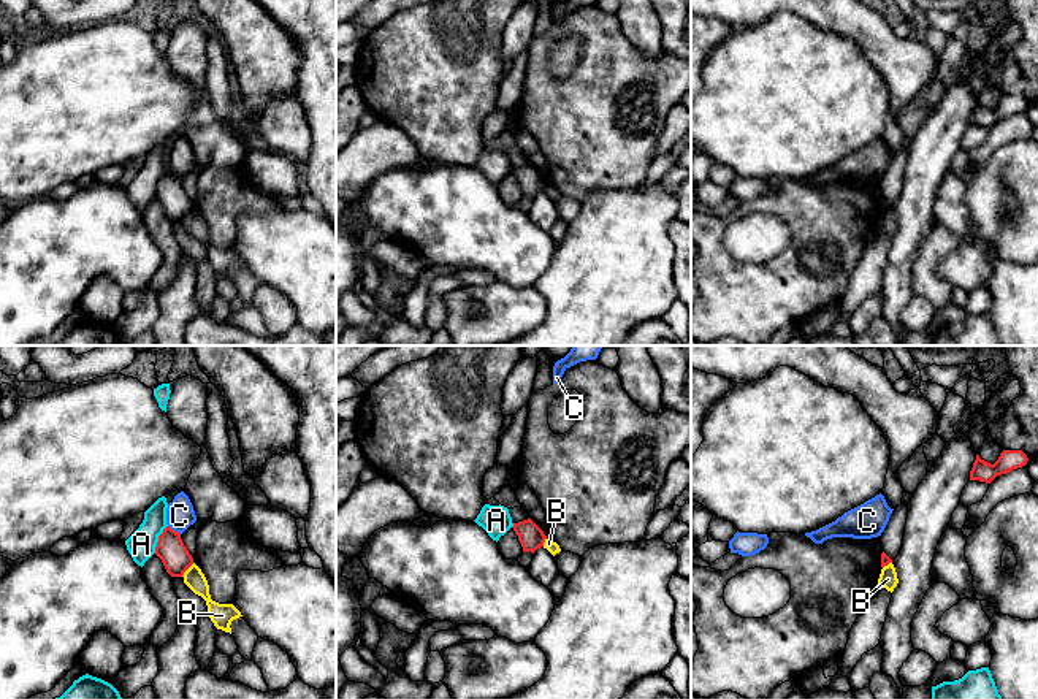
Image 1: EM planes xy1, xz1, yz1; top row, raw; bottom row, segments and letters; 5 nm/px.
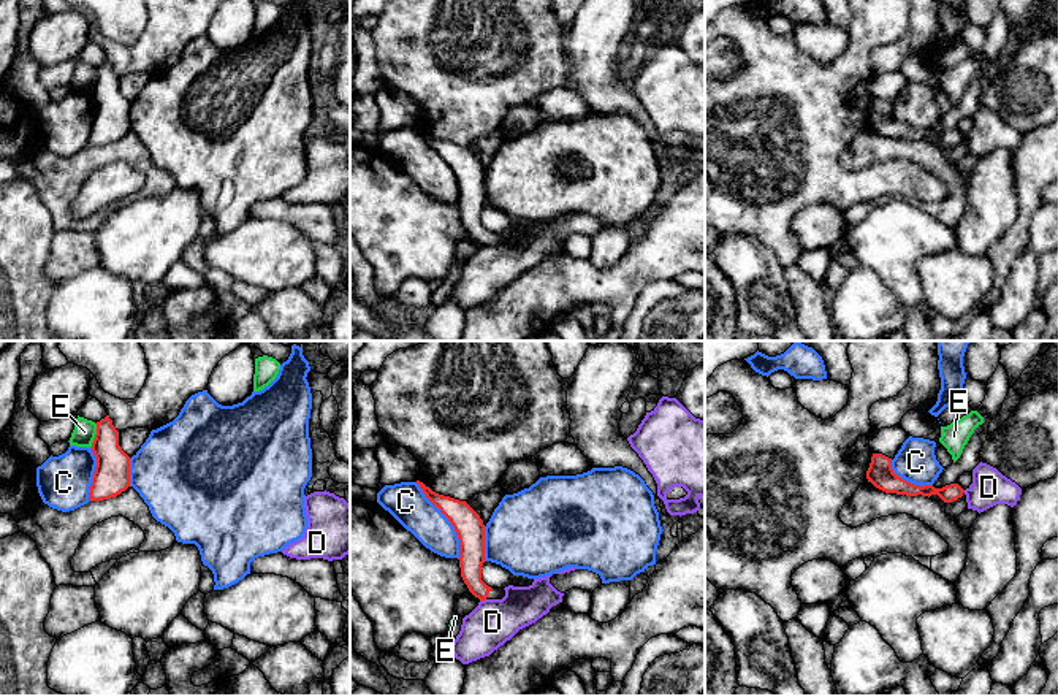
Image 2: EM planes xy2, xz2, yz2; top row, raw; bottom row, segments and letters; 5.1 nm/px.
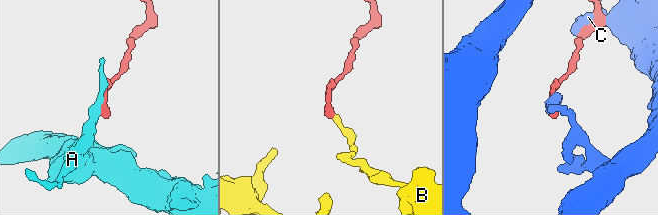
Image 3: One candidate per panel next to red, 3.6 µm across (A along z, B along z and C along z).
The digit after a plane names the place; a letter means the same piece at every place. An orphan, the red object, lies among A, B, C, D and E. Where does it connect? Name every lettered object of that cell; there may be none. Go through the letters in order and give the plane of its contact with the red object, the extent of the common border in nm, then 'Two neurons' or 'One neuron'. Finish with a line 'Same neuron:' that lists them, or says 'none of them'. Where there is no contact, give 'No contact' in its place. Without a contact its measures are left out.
A: Touches red in xy1. Shared border 160 nm. Two neurons
B: Touches red in xy1. Shared border 100 nm. Two neurons
C: Touches red in xz2. Shared border 440 nm. Two neurons
D: Touches red in xz2. Shared border 40 nm. Two neurons
E: Touches red in xy2. Shared border 130 nm. Two neurons
Same neuron: none of them

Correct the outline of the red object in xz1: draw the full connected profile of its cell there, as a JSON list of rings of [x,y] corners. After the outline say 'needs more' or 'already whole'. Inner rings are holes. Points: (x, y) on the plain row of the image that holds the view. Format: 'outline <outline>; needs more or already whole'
outline [[[531,163],[513,168],[512,173],[518,181],[523,197],[534,198],[537,193],[544,192],[547,181]]]; already whole

